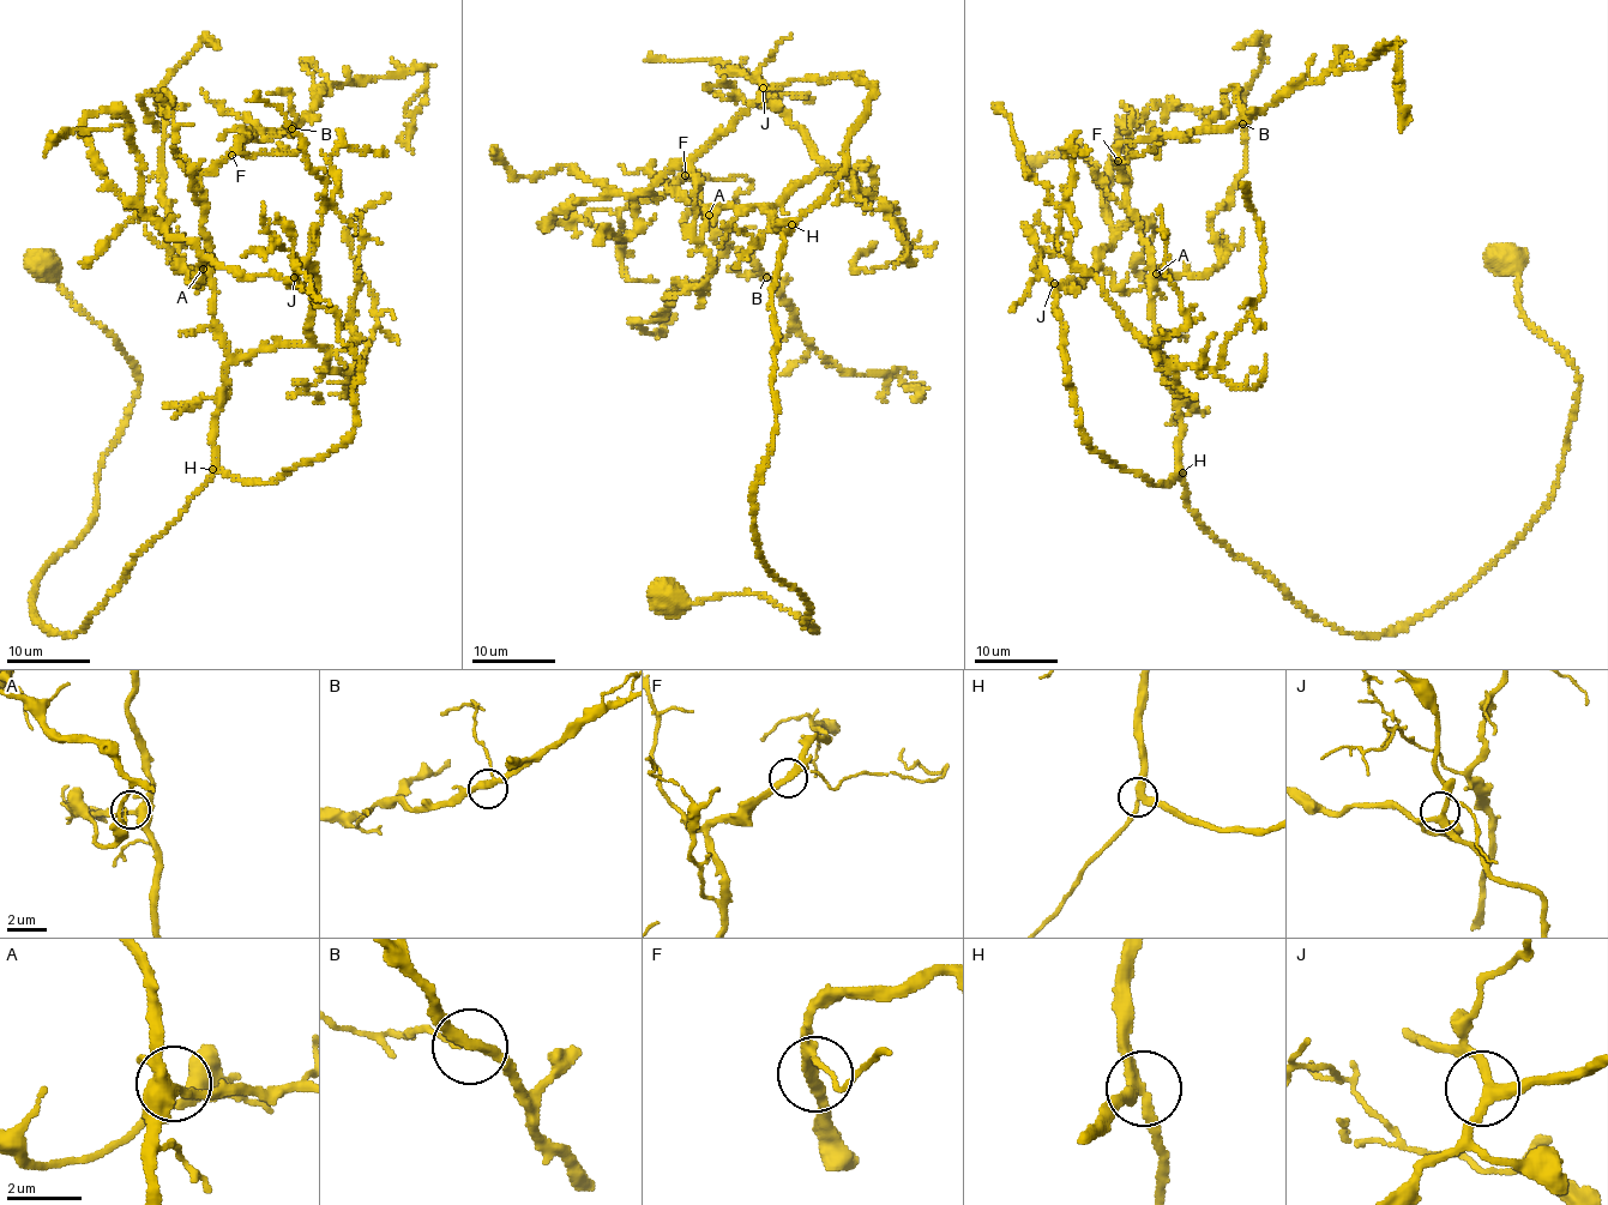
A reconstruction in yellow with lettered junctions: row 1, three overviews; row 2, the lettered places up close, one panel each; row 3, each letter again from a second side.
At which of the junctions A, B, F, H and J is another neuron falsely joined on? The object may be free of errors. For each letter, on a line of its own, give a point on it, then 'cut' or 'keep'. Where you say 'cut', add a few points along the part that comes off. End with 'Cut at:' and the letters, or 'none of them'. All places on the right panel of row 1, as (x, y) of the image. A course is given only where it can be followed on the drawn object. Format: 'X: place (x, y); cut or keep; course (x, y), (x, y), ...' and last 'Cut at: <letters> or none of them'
A: place (1156, 273); keep
B: place (1242, 124); keep
F: place (1118, 161); keep
H: place (1182, 473); keep
J: place (1054, 283); keep
Cut at: none of them

